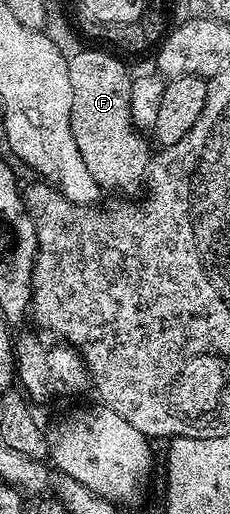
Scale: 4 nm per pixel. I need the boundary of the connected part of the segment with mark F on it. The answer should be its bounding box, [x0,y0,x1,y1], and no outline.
[68,49,147,185]

